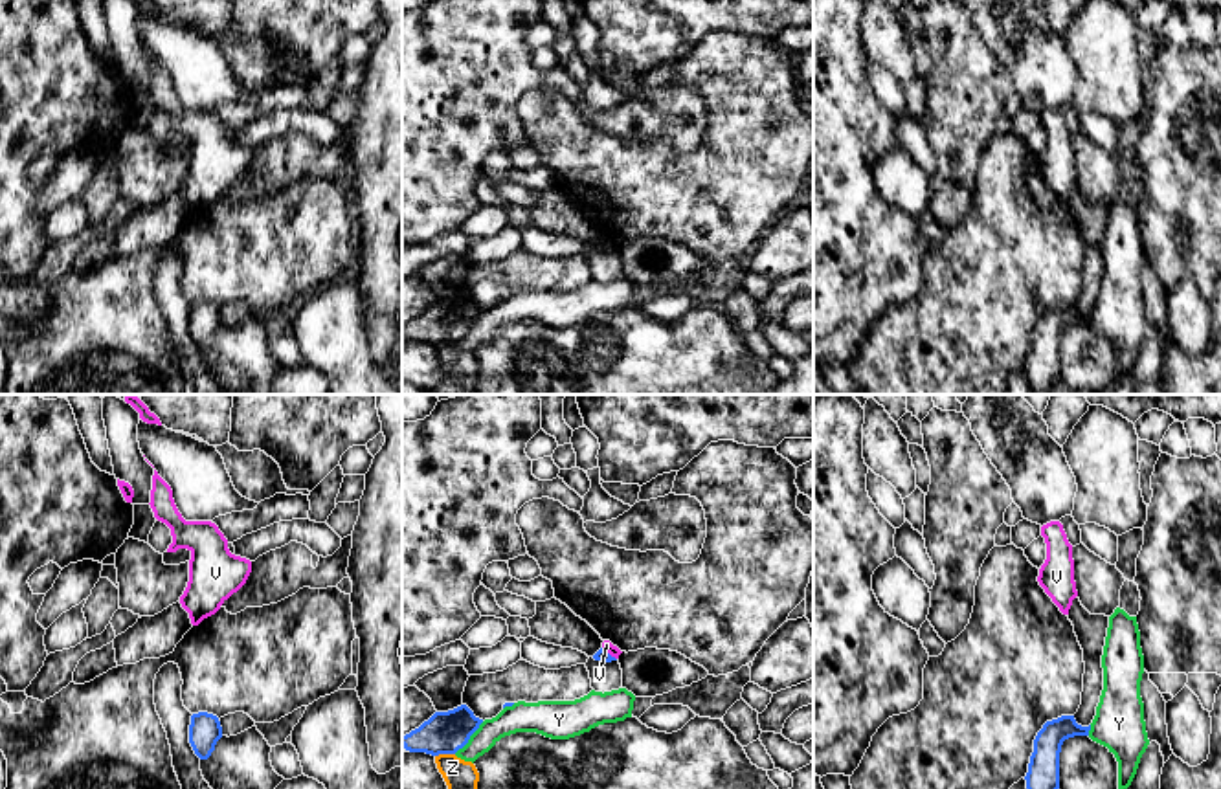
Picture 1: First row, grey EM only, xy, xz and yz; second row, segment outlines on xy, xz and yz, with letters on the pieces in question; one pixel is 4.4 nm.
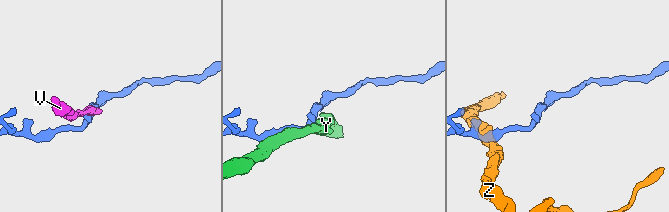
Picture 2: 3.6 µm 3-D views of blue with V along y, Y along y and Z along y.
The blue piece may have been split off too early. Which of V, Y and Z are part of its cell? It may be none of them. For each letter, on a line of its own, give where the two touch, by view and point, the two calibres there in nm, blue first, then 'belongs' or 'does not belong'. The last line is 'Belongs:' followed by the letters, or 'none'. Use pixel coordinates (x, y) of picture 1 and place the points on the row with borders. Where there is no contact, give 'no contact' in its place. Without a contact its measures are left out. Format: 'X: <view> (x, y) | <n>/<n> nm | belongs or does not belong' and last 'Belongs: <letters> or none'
V: xz (608, 654) | 50/50 nm | does not belong
Y: xz (469, 738) | 190/130 nm | does not belong
Z: xz (445, 753) | 190/130 nm | does not belong
Belongs: none

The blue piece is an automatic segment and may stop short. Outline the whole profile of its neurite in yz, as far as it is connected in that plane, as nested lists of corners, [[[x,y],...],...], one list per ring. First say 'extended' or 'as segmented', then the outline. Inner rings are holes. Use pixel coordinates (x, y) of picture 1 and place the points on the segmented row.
as segmented; [[[1061,716],[1047,721],[1034,739],[1026,789],[1059,789],[1059,752],[1065,739],[1089,736],[1091,725],[1081,727],[1074,716]]]

